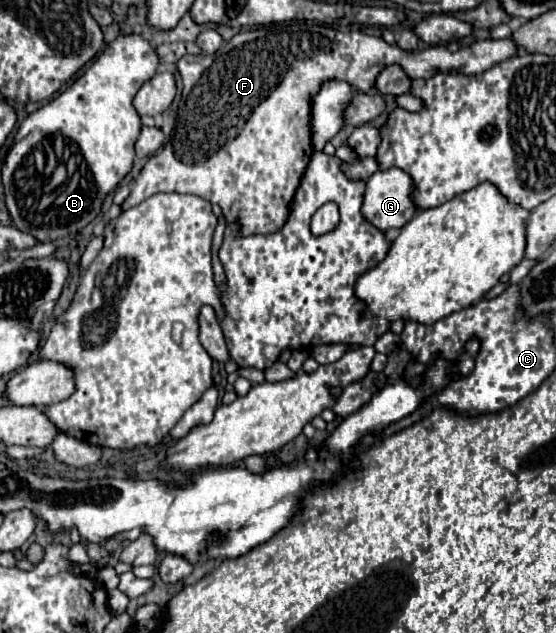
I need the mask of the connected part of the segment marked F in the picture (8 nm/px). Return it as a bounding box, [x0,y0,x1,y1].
[121,22,517,236]

